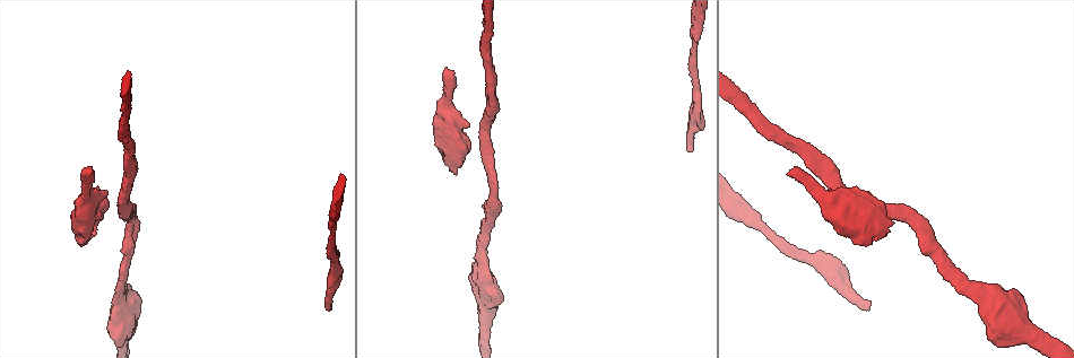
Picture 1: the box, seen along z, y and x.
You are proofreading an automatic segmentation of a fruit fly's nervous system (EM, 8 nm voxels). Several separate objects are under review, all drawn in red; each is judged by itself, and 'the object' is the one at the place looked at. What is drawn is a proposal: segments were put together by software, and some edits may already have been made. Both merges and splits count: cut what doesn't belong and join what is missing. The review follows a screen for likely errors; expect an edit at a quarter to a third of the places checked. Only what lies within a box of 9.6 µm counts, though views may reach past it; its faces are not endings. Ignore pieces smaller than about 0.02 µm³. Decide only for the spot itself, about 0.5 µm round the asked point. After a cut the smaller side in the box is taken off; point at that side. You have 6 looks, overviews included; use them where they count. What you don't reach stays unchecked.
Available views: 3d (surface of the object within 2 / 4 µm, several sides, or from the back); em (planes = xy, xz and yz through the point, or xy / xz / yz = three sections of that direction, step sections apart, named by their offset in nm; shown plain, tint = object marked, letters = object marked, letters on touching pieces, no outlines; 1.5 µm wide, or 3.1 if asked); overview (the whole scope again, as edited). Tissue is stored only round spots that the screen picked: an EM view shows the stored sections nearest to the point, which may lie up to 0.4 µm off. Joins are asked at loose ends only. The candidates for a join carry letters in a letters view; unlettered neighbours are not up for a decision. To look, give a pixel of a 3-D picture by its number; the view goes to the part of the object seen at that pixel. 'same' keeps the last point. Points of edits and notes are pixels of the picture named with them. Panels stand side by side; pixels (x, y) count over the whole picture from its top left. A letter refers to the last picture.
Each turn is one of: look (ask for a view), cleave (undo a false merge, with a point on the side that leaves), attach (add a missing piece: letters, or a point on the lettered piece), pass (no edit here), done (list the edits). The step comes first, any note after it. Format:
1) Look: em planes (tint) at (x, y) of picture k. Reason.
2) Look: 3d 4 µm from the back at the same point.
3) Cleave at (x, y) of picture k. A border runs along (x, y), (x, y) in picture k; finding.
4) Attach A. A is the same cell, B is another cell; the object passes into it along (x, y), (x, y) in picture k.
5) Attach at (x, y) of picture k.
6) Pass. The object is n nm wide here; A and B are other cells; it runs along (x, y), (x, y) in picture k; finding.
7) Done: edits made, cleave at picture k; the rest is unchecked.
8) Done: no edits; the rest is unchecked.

Look: 3d 4 µm at (994, 284) of picture 1. Branch stops here.

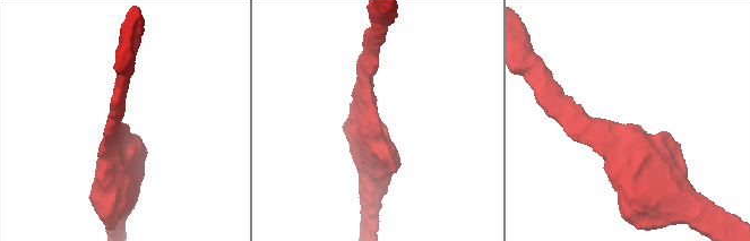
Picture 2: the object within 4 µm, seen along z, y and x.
Look: em planes (letters) at (122, 122) of picture 2.

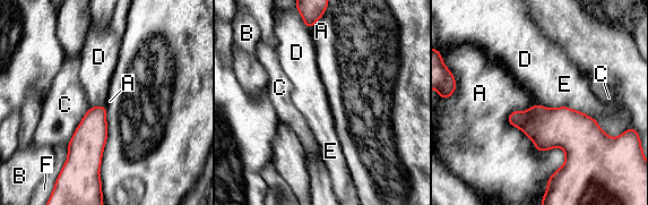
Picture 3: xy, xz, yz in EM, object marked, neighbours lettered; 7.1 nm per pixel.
Pass. A, B, C, D, E and F are other cells; a border runs along (536, 104), (579, 110), (606, 134) in picture 3; none of them fits.

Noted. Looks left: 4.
Look: 3d 2 µm at (444, 70) of picture 1. Free end.

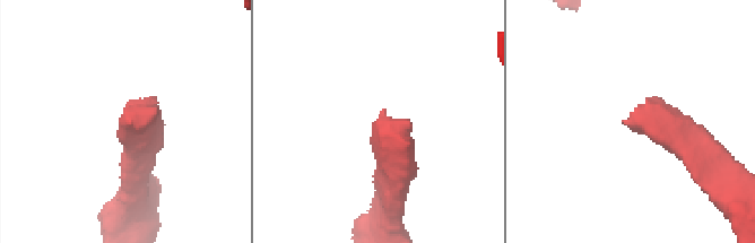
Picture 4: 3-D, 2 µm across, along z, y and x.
Look: em yz step 8 (letters) at (383, 110) of picture 4. Shape alone is not enough.

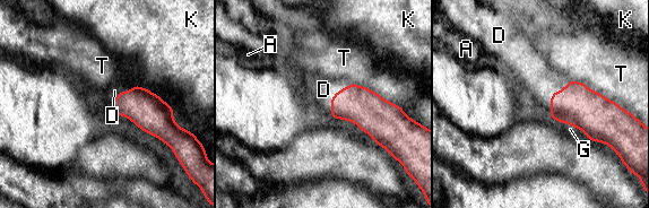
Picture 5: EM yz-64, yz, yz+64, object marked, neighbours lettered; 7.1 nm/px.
Attach D. D is the same cell, A, G, K and T are other cells; the object passes into it along (576, 103), (552, 96), (539, 79) in picture 5; the cell continues.

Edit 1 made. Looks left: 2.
Done: edits made, attach at picture 5; the rest is unchecked.

